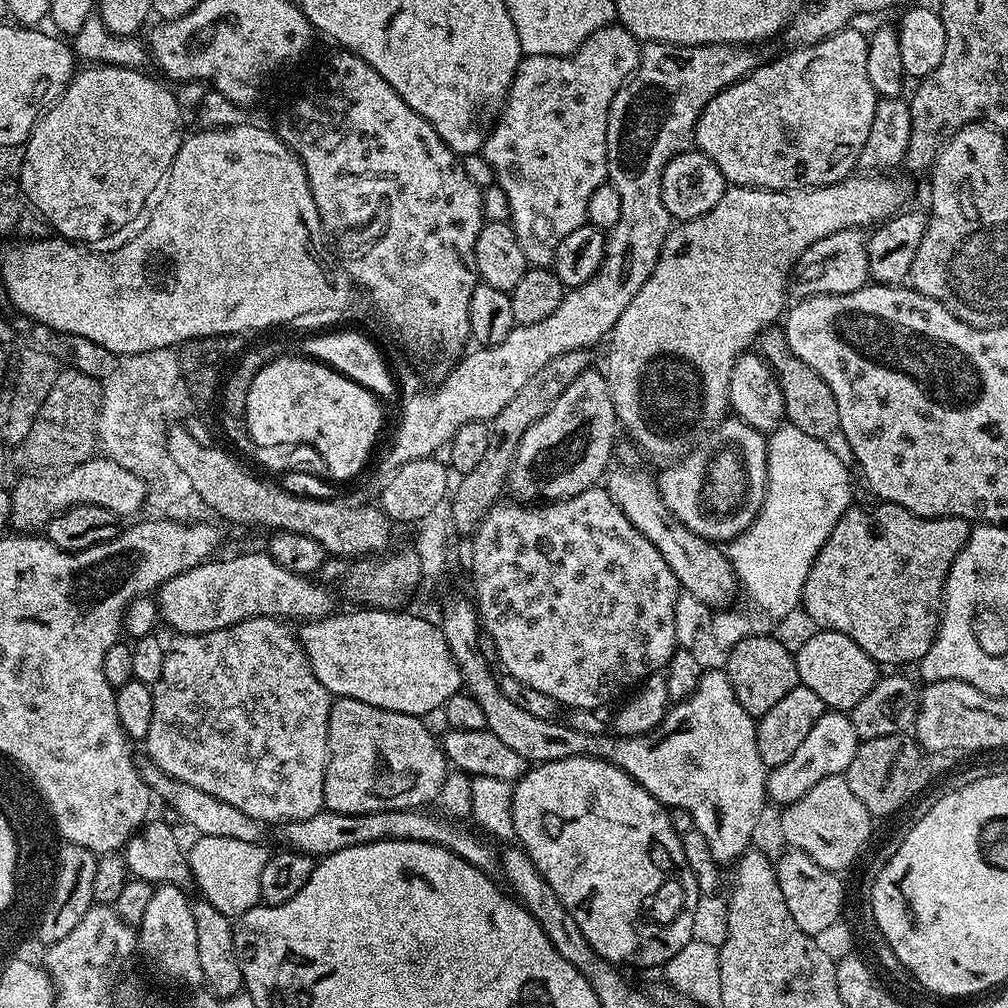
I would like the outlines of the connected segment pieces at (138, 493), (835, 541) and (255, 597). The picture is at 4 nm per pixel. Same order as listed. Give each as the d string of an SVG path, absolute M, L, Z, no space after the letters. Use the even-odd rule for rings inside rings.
M101 454L93 455L91 460L81 464L71 465L67 470L51 474L23 475L14 488L12 487L11 525L15 529L33 531L45 527L48 521L59 512L75 504L93 504L110 510L121 518L132 516L145 507L148 490L144 480L120 466L117 462L108 460Z
M880 502L875 506L877 507L876 512L867 512L869 509L864 506L853 506L847 508L842 514L838 526L834 526L830 538L826 538L822 550L814 558L814 562L810 566L810 574L806 578L806 586L802 597L802 608L803 611L808 611L809 618L816 623L816 626L829 632L841 632L846 634L846 638L858 642L858 646L862 646L862 650L866 650L866 654L870 654L870 658L875 660L877 665L915 665L926 654L926 650L930 650L930 646L936 637L936 632L940 629L940 613L944 607L944 583L954 558L962 550L962 546L966 546L968 535L972 533L973 525L969 521L954 518L953 516L916 516L910 510L906 510L897 504Z
M267 551L244 552L229 560L216 559L209 558L160 585L160 619L173 628L173 633L206 634L259 616L274 616L284 622L307 622L333 615L331 587L311 576L282 570L278 562L268 557Z

